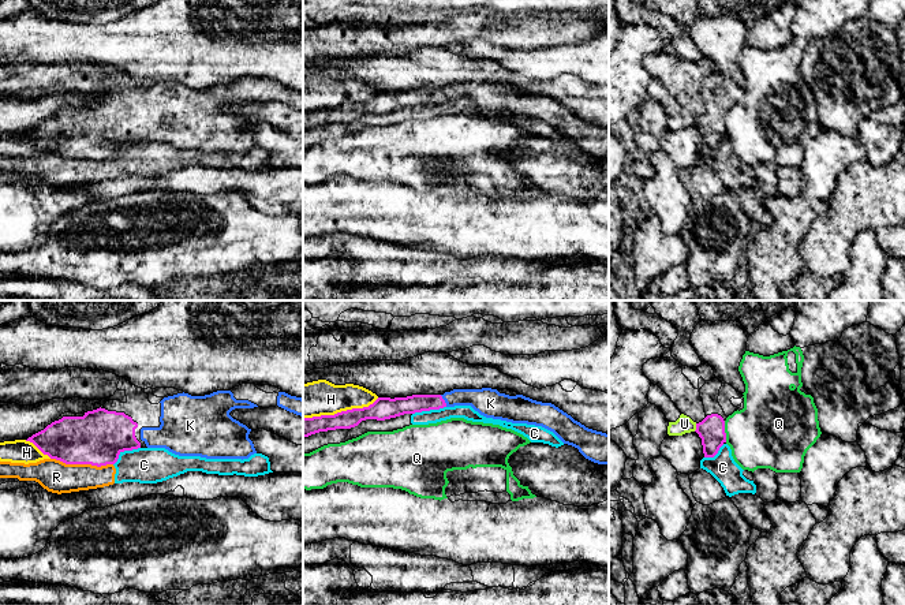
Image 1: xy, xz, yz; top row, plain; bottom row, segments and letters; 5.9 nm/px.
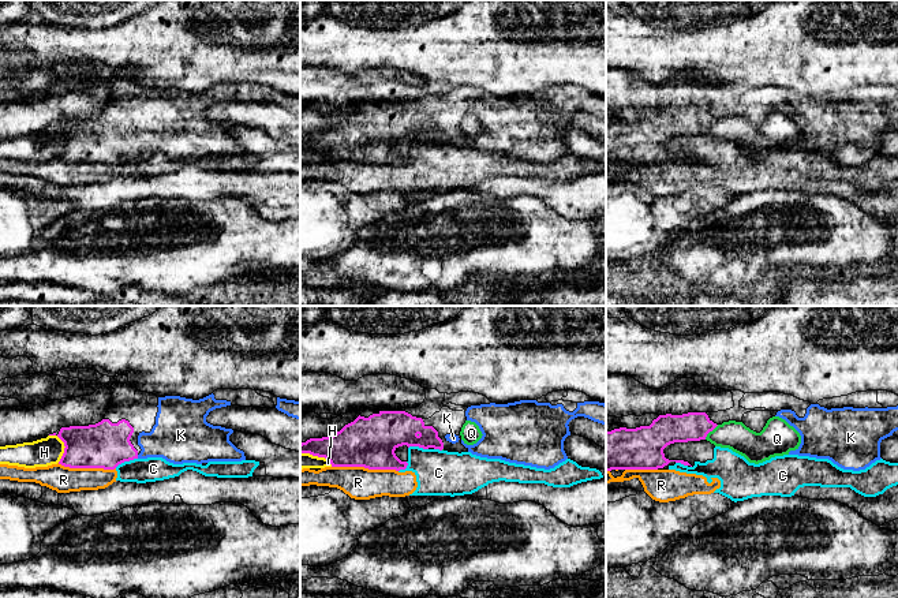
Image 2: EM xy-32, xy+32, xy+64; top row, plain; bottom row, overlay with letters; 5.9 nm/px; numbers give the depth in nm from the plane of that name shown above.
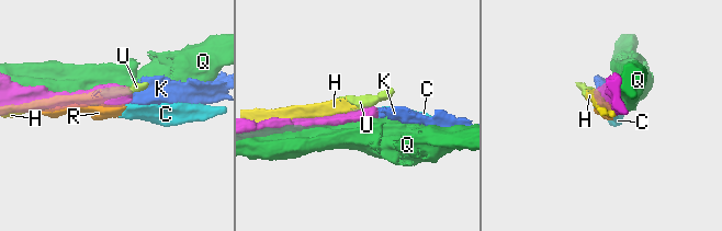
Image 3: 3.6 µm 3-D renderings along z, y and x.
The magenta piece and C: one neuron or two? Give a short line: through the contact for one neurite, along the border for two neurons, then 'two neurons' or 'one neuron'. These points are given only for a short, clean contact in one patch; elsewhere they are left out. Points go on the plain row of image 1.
xz (445, 100), (412, 108) | two neurons

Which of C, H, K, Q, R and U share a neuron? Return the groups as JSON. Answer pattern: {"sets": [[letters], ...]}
{"sets": [["C", "R"], ["H", "U"], ["K"], ["Q"]]}

